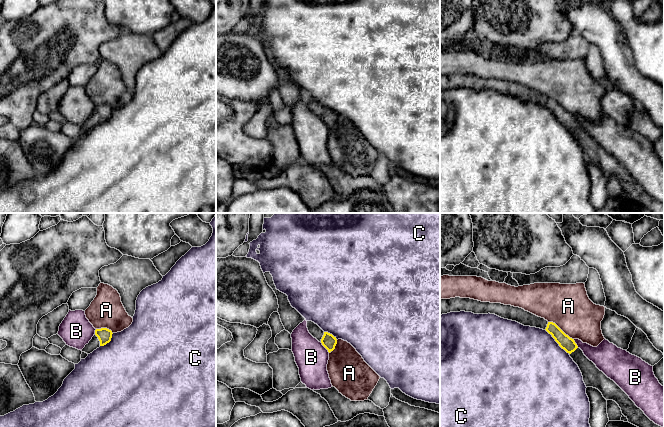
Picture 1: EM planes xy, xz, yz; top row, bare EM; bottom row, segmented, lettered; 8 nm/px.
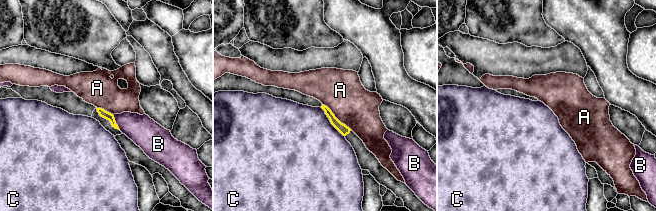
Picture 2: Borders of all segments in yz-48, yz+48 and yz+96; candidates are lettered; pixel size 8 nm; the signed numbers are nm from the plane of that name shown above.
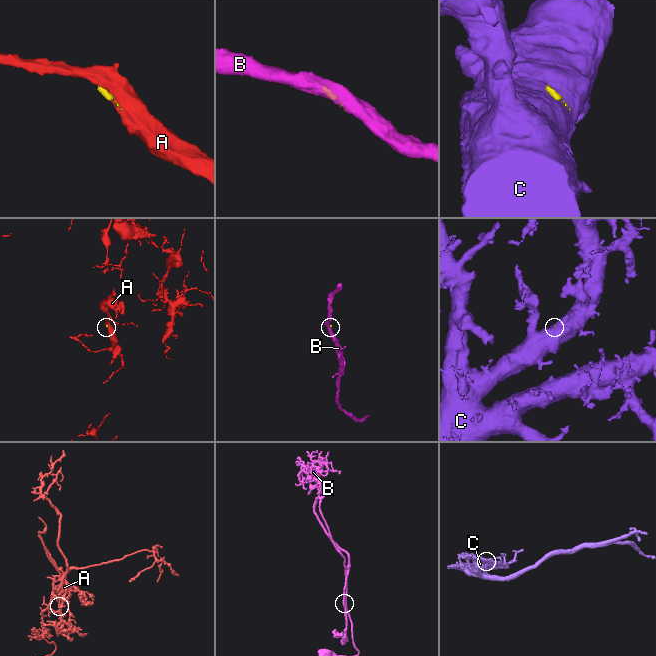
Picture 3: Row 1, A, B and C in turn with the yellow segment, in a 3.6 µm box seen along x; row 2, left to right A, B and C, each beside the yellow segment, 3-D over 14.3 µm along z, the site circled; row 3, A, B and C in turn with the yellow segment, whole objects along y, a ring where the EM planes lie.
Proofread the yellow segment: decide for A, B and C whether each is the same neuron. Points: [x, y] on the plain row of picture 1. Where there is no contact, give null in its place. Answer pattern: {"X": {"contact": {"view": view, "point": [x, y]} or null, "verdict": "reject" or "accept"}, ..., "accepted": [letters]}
{"A": {"contact": {"view": "yz", "point": [560, 105]}, "verdict": "reject"}, "B": {"contact": {"view": "xz", "point": [324, 122]}, "verdict": "reject"}, "C": {"contact": {"view": "yz", "point": [556, 117]}, "verdict": "reject"}, "accepted": []}

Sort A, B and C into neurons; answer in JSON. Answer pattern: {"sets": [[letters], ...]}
{"sets": [["A"], ["B"], ["C"]]}

